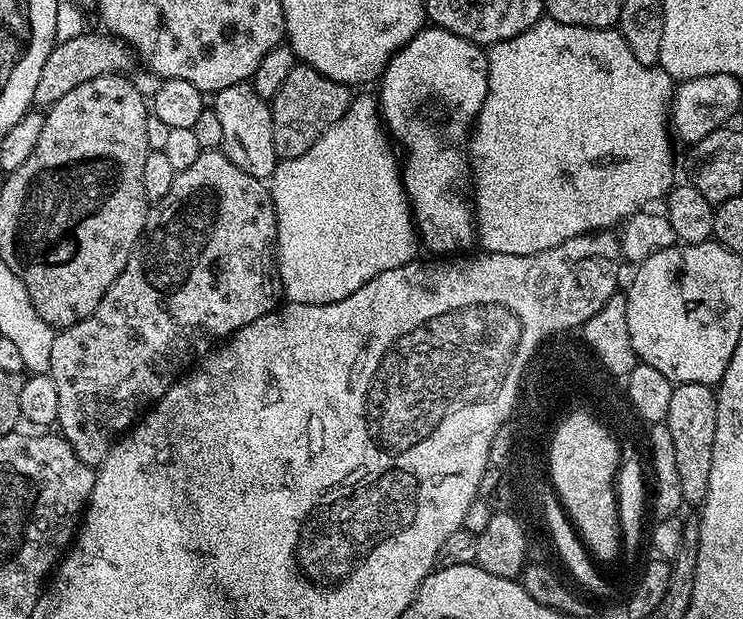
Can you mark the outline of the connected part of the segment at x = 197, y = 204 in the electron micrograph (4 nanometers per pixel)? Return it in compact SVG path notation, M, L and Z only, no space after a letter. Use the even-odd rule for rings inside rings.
M220 150L201 151L200 156L189 167L176 173L174 186L170 186L170 194L166 194L166 198L162 198L149 211L148 221L144 227L144 233L140 236L139 244L130 254L122 274L118 274L110 290L106 290L102 302L98 302L94 314L82 318L82 322L74 326L59 329L51 337L48 345L46 372L52 377L54 386L58 390L58 418L56 419L58 432L66 442L70 442L74 454L78 454L82 462L93 466L100 465L112 445L129 431L152 405L159 402L185 372L189 371L201 358L207 356L213 346L227 341L228 337L242 330L242 326L250 326L250 322L258 322L258 318L276 311L282 300L282 289L275 247L276 207L272 201L269 185L265 181L246 174L246 170L238 170L238 166L234 166L234 162L230 162L230 158L226 158Z

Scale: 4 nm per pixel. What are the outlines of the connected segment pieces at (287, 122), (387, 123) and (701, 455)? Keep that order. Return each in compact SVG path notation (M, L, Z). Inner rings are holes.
M296 63L294 70L290 70L290 75L286 77L286 82L282 82L282 90L270 102L272 110L272 125L274 126L274 150L280 160L298 158L298 154L306 154L310 146L318 142L318 138L328 128L335 128L338 118L342 114L350 111L354 96L353 89L347 84L339 84L314 70L309 64Z
M425 26L414 39L392 55L384 75L378 81L378 87L383 127L402 153L404 193L412 205L412 219L419 243L436 252L432 254L460 254L471 249L468 247L474 244L477 235L474 204L470 199L470 161L464 147L470 139L470 125L479 116L488 93L488 58L485 49L445 28Z
M698 382L675 385L670 394L670 410L666 423L670 438L674 438L674 462L678 462L678 482L682 486L684 504L703 505L710 490L710 466L714 462L714 430L718 426L713 385Z

